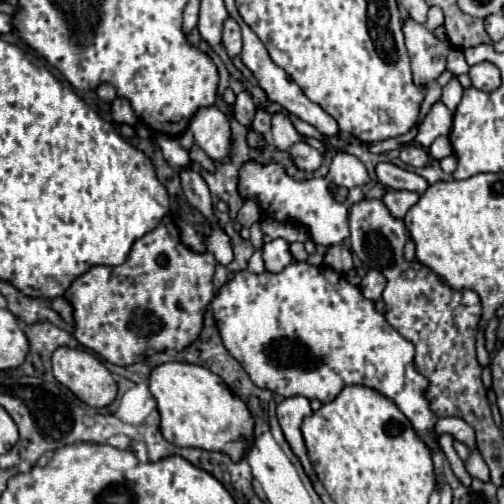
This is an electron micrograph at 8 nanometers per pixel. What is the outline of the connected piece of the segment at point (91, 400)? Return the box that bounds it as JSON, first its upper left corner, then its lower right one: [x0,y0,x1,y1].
[52,348,118,408]

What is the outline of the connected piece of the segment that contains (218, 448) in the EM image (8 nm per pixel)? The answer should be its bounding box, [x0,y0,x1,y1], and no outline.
[150,362,254,462]

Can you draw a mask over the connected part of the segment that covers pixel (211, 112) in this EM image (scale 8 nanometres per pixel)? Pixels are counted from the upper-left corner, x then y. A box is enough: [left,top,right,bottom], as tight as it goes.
[190,106,232,162]

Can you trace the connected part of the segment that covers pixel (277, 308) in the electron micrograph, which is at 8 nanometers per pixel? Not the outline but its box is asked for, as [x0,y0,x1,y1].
[210,262,438,446]

